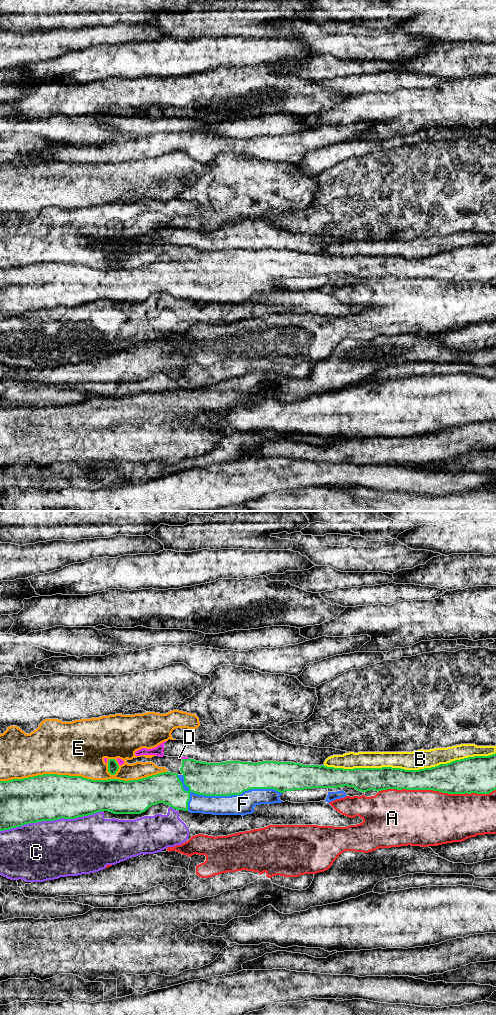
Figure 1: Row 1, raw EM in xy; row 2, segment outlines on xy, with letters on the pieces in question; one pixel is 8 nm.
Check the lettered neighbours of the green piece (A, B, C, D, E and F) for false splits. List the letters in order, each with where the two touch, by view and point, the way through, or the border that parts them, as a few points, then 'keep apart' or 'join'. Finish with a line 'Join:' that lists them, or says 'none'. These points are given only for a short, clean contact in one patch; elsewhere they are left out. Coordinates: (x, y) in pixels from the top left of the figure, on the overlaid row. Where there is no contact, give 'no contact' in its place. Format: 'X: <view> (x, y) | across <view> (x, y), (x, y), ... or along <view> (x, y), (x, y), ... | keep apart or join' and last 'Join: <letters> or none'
A: xy (436, 790) | keep apart
B: xy (409, 770) | keep apart
C: xy (51, 820) | keep apart
D: xy (185, 759) | keep apart
E: xy (83, 777) | keep apart
F: xy (228, 795) | join
Join: F

